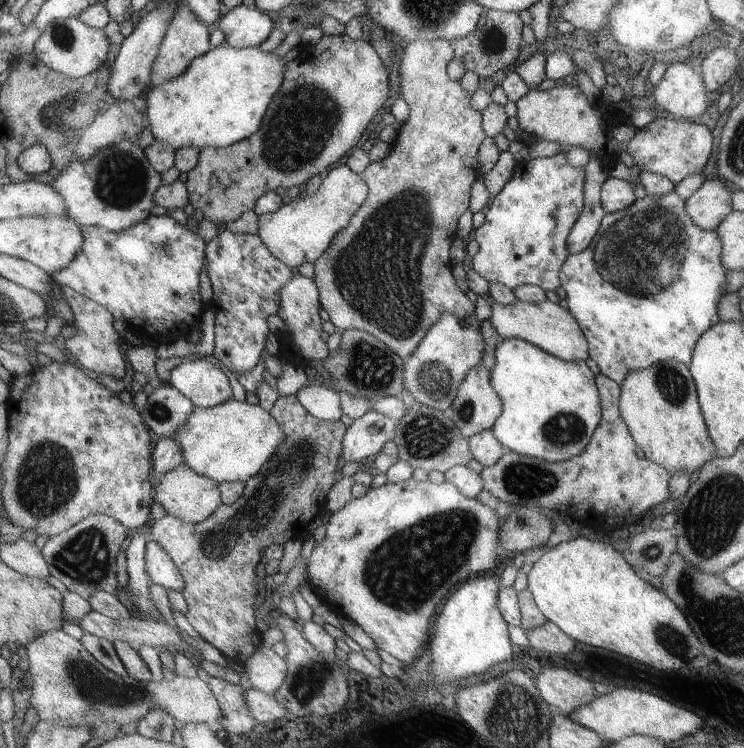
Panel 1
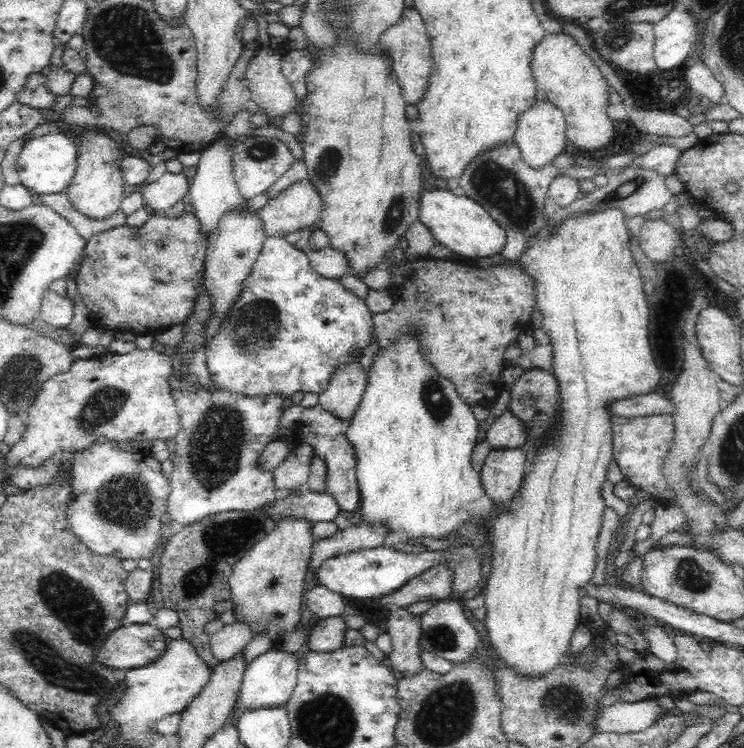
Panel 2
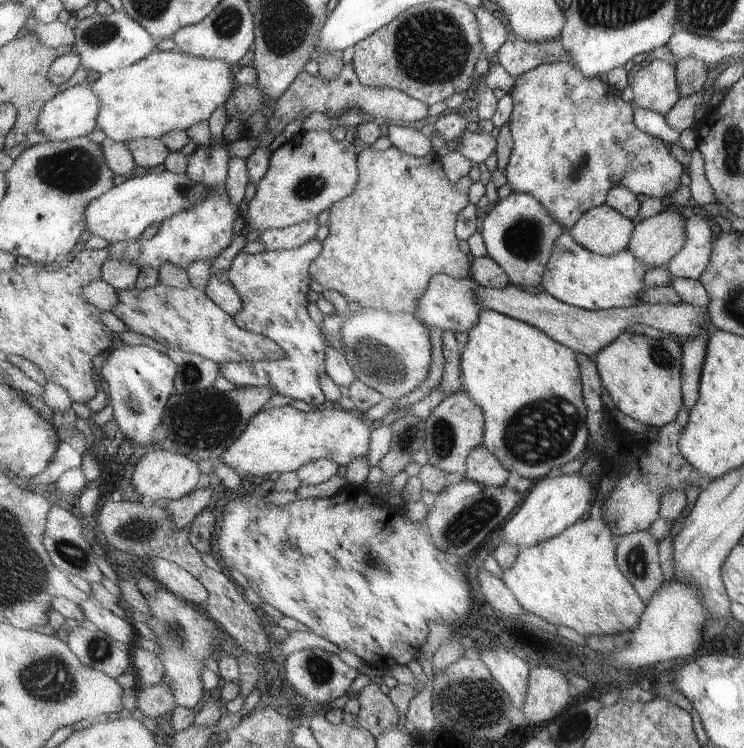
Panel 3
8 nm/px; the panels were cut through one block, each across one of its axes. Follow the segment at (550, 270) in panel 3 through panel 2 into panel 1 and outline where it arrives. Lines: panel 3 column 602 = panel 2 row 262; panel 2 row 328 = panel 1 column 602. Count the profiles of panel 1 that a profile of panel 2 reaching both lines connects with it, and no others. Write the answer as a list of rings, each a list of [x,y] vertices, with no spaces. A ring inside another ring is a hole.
[[[675,190],[665,194],[665,196],[645,196],[645,198],[639,198],[635,200],[629,208],[623,208],[619,212],[613,212],[613,214],[605,214],[603,220],[601,220],[601,228],[597,230],[597,234],[593,236],[593,240],[589,242],[589,246],[579,252],[579,254],[573,254],[573,256],[567,256],[563,268],[561,268],[561,288],[565,290],[565,302],[567,302],[567,310],[575,316],[575,320],[579,322],[587,342],[589,342],[589,358],[599,366],[601,374],[615,380],[617,384],[623,384],[623,380],[629,376],[629,372],[641,372],[641,370],[647,370],[651,368],[653,364],[659,364],[659,362],[665,362],[665,360],[675,360],[679,364],[685,364],[689,366],[691,360],[693,360],[693,350],[699,342],[699,338],[715,326],[715,322],[719,320],[717,318],[717,302],[725,290],[725,266],[723,266],[723,260],[721,260],[721,248],[723,248],[723,242],[721,242],[721,236],[719,232],[715,230],[701,230],[693,220],[691,216],[687,214],[687,208],[685,208],[685,200],[681,200]]]

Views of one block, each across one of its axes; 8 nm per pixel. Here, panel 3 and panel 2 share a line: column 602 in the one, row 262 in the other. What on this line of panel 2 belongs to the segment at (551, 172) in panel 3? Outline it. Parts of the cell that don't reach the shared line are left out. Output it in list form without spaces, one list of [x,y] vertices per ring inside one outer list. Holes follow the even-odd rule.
[[[186,212],[178,218],[152,216],[140,228],[120,226],[92,236],[76,274],[92,326],[122,336],[140,336],[184,324],[196,312],[196,300],[204,292],[206,250],[208,234],[200,228],[196,214]]]

